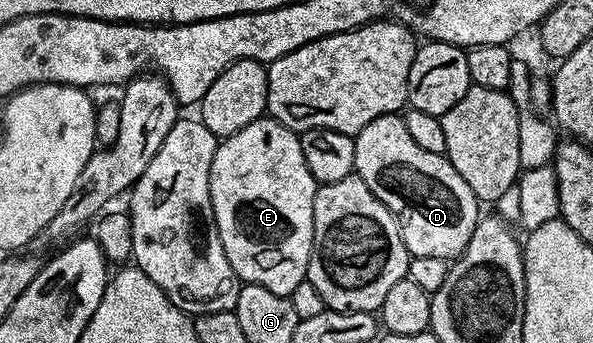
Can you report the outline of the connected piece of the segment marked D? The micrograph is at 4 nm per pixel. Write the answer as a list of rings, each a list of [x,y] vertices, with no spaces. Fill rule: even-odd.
[[[390,113],[384,117],[373,119],[362,131],[354,134],[355,167],[354,172],[363,180],[365,187],[373,191],[373,195],[381,203],[389,207],[389,211],[399,218],[399,234],[411,257],[441,257],[455,259],[466,249],[476,225],[481,220],[481,203],[473,195],[469,183],[461,179],[461,175],[442,153],[425,151],[425,147],[417,147],[409,135],[409,127],[405,127],[402,116]]]

